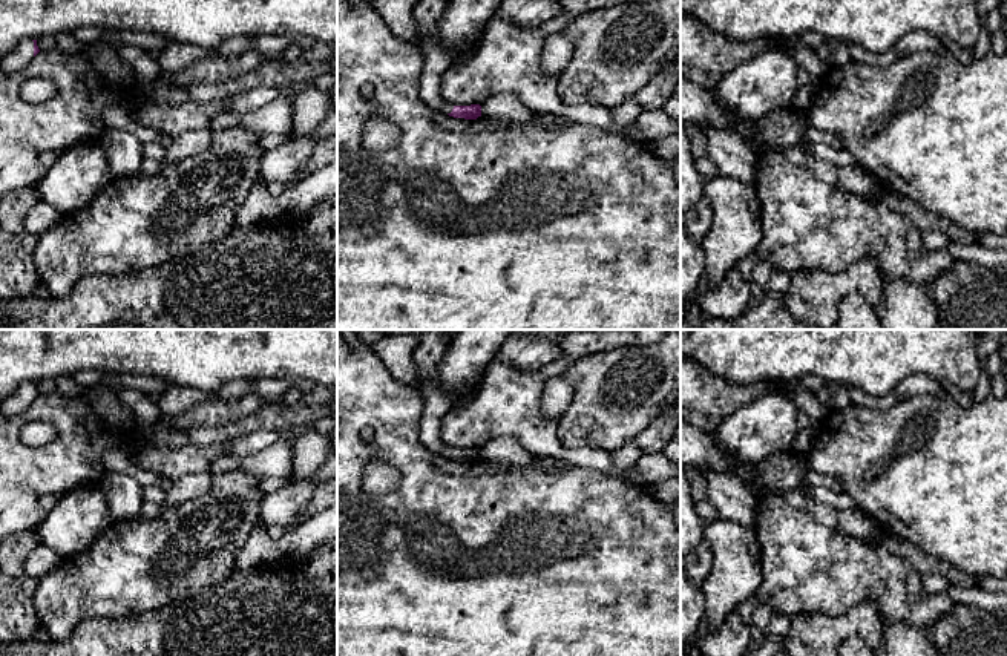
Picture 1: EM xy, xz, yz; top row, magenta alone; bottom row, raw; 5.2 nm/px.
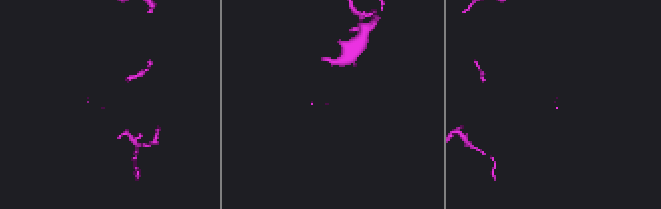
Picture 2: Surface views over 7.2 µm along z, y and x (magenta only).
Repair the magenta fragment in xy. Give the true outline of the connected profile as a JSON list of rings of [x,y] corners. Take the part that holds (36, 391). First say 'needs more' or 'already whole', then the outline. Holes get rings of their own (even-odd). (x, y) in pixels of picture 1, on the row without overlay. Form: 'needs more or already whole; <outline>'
needs more; [[[23,382],[9,397],[2,400],[0,412],[3,415],[23,414],[38,395],[37,383]]]

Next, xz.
needs more; [[[418,330],[420,339],[412,353],[417,368],[415,386],[420,391],[425,406],[420,418],[420,441],[429,451],[454,461],[477,463],[481,460],[481,449],[454,449],[443,443],[440,425],[444,415],[455,405],[455,394],[446,389],[438,380],[438,368],[451,346],[452,333],[446,330]]]

